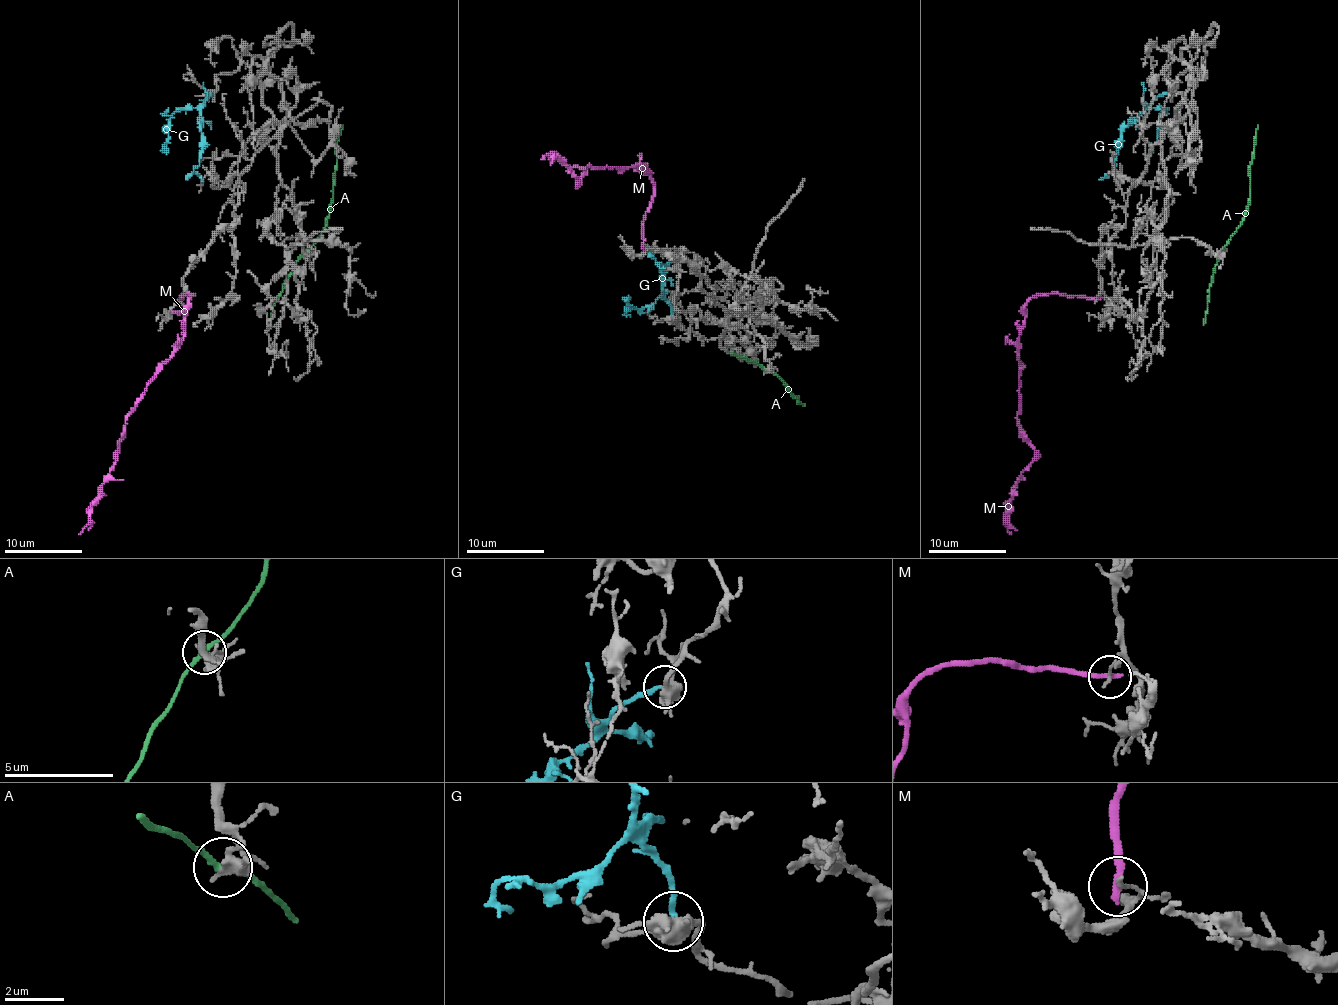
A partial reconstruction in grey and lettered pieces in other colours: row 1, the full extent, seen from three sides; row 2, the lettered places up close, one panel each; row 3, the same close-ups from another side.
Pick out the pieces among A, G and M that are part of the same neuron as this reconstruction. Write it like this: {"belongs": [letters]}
{"belongs": ["G"]}

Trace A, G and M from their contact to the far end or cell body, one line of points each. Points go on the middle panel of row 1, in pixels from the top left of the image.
A: (766, 371), (771, 371), (804, 406)
G: (673, 318), (673, 307), (665, 299), (661, 262), (653, 258), (647, 247)
M: (643, 245), (649, 173), (589, 165), (579, 183), (564, 163), (541, 159)

